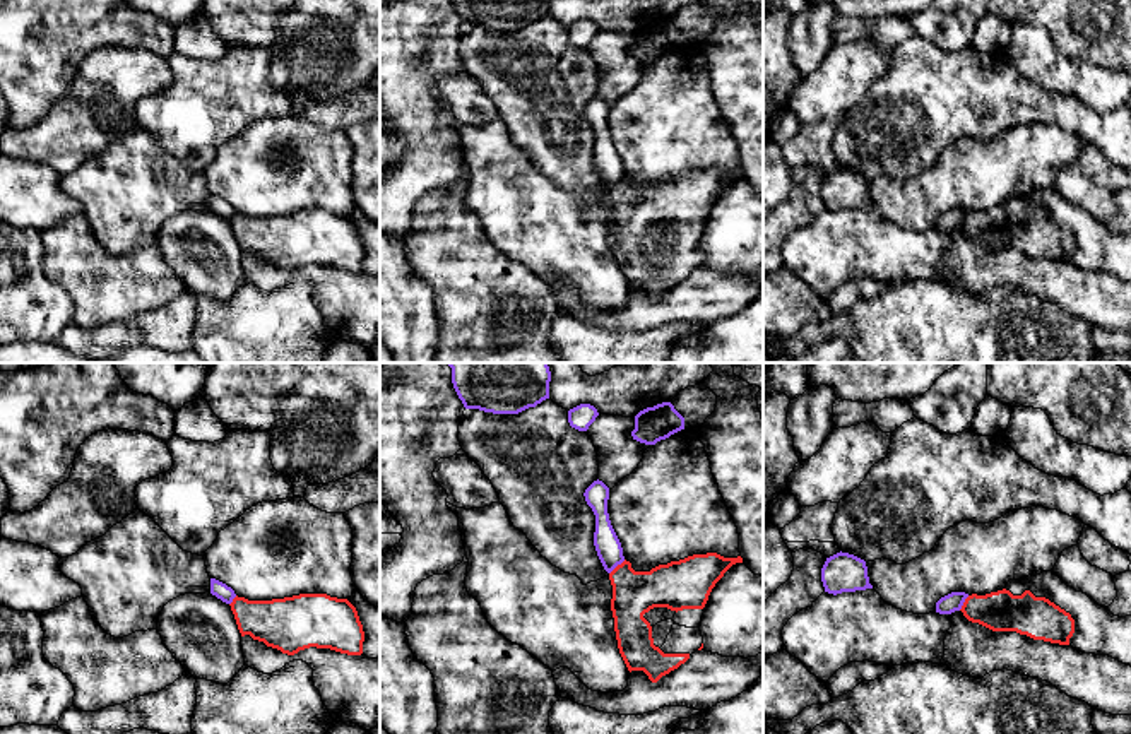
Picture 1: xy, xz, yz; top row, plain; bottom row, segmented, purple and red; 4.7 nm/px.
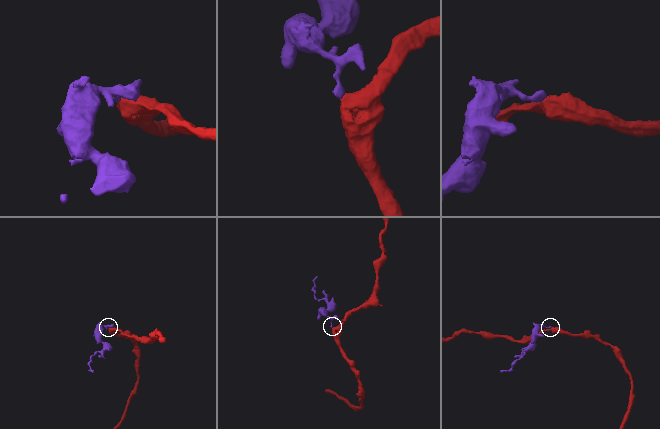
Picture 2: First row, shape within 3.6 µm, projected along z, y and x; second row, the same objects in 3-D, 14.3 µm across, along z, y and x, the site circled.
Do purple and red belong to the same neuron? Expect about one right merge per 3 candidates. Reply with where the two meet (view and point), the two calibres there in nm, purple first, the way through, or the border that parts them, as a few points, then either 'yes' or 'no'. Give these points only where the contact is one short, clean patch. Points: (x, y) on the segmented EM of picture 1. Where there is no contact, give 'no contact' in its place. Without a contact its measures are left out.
xz (616, 565) | 120/200 nm | along xz (625, 560), (609, 574) | no

